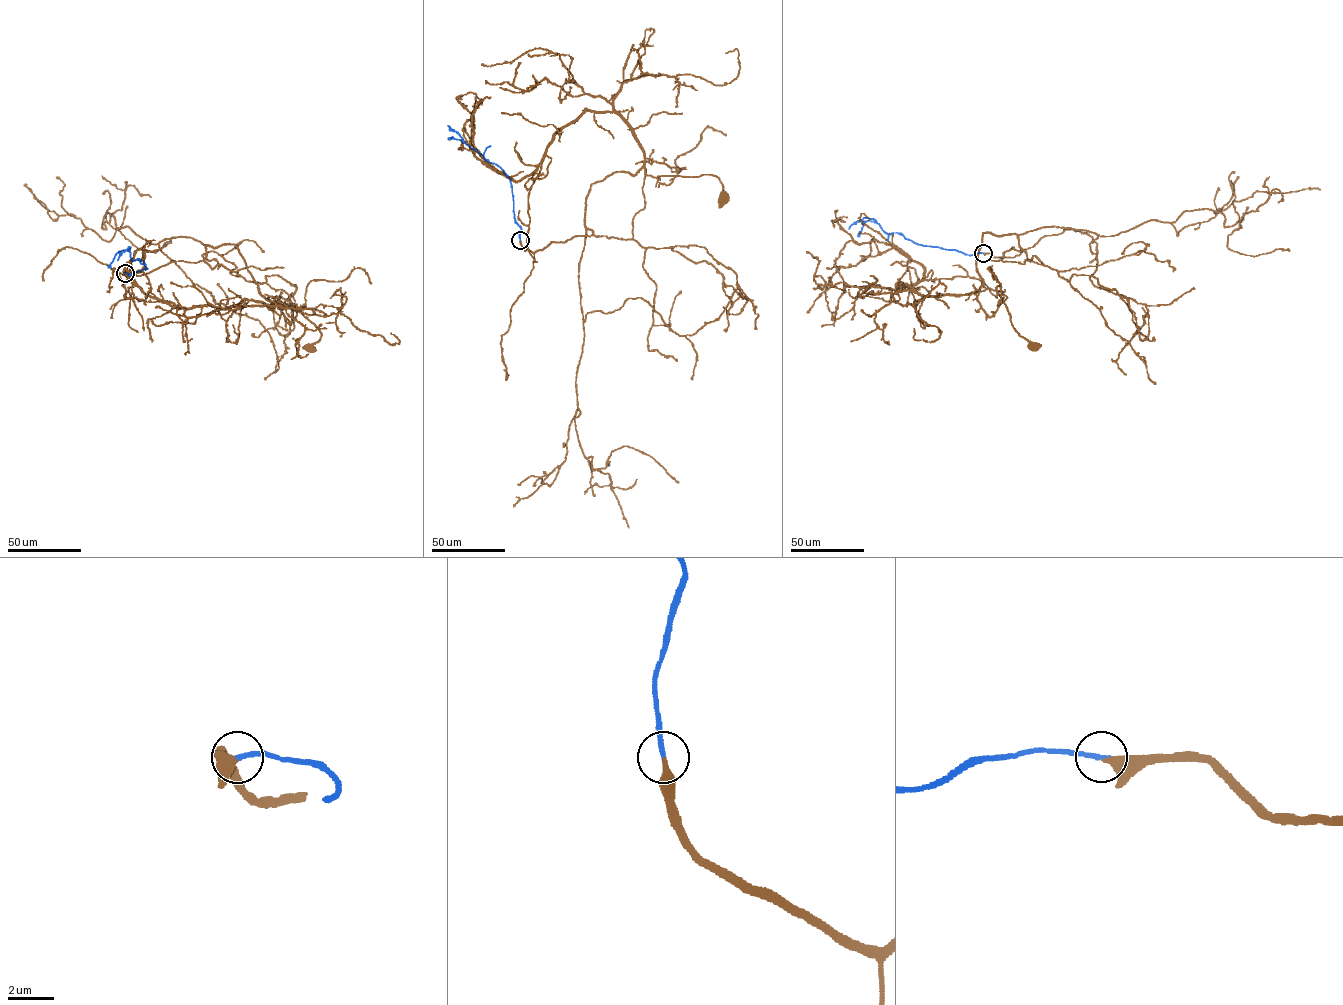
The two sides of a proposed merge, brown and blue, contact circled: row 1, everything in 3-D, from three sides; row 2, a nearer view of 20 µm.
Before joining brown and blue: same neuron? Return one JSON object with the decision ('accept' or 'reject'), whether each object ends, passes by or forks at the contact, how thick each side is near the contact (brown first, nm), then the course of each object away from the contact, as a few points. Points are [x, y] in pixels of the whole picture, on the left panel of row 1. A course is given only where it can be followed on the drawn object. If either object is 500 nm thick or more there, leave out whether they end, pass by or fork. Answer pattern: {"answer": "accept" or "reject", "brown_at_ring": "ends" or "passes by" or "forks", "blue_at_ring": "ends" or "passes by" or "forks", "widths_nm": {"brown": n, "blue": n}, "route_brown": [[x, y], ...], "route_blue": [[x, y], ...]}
{"answer": "accept", "brown_at_ring": "ends", "blue_at_ring": "ends", "widths_nm": {"brown": 300, "blue": 200}, "route_brown": [[125, 273], [201, 261], [206, 245], [233, 244], [258, 292], [292, 302], [320, 332], [310, 347]], "route_blue": [[125, 273], [131, 275], [134, 271], [147, 269], [138, 259], [132, 261], [129, 250], [117, 252], [108, 267]]}

